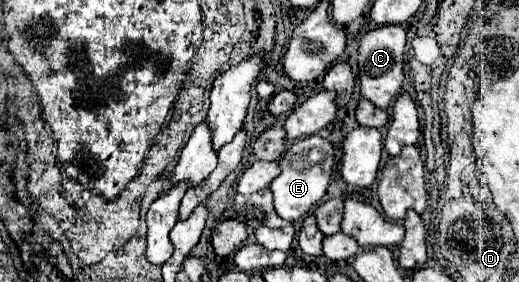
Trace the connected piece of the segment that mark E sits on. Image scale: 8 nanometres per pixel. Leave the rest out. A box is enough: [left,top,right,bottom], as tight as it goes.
[270,135,334,221]

